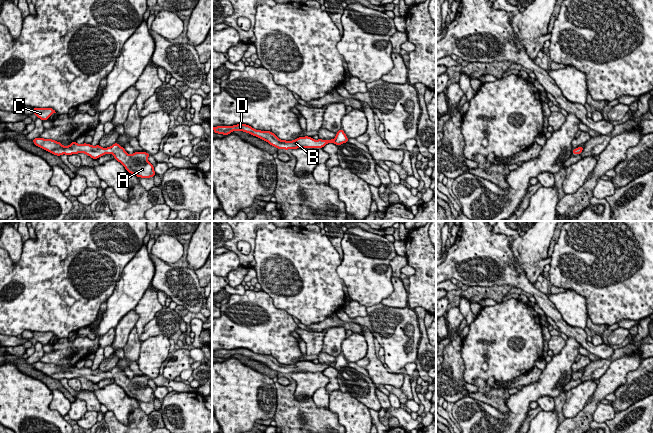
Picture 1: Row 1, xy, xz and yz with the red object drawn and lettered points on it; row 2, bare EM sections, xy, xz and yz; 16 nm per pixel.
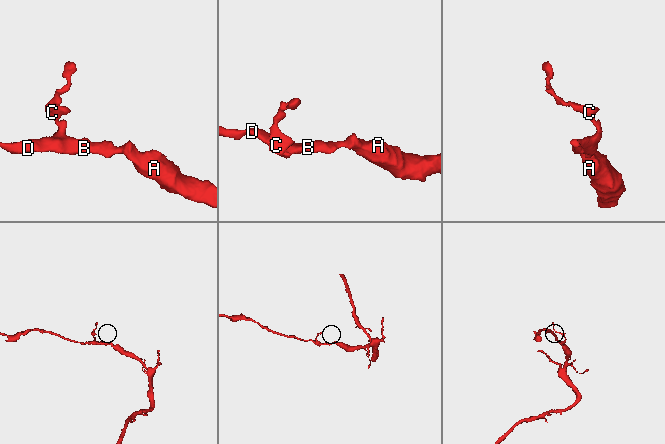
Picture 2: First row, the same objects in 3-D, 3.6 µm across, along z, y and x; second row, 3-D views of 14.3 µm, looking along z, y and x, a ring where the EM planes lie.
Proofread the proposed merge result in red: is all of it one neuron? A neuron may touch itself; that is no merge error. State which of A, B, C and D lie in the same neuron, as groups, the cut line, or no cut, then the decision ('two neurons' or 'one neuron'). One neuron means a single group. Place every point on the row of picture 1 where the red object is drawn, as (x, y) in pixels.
A B C D; no cut; one neuron

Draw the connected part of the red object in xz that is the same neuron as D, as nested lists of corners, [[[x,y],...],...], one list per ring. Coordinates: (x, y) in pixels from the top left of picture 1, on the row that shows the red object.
[[[237,124],[233,126],[217,126],[217,127],[212,127],[214,129],[213,133],[218,133],[218,134],[223,134],[223,135],[228,135],[232,131],[243,131],[246,133],[249,133],[253,136],[256,136],[266,142],[268,142],[270,145],[278,148],[278,149],[297,149],[297,148],[323,148],[326,144],[328,143],[334,143],[336,145],[341,145],[343,143],[348,143],[348,137],[344,133],[343,129],[340,129],[336,133],[336,137],[334,139],[330,140],[314,140],[312,137],[299,137],[295,140],[292,141],[286,141],[286,140],[281,140],[279,139],[274,133],[270,131],[261,131],[261,130],[256,130],[252,128],[249,125],[246,124]]]

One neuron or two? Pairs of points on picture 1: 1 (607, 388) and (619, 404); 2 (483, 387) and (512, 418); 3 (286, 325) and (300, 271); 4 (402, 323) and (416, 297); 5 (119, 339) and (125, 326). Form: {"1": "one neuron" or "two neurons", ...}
{"1": "two neurons", "2": "two neurons", "3": "two neurons", "4": "two neurons", "5": "one neuron"}

